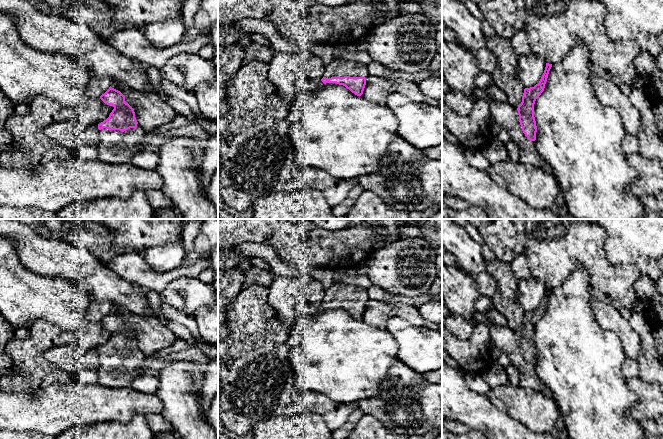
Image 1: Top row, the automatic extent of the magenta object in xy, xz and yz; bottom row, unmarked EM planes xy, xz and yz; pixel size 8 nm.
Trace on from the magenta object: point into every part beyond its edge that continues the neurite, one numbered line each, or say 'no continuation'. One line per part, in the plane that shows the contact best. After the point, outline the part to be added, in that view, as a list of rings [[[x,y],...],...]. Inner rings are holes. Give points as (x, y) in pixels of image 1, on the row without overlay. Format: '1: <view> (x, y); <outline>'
1: xz (338, 291); [[[334,283],[329,288],[324,289],[324,301],[365,301],[368,300],[368,294],[366,289],[344,284],[344,283]]]

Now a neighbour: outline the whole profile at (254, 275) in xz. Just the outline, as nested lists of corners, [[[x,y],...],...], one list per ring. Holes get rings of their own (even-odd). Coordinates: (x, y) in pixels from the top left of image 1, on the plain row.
[[[252,266],[244,271],[244,277],[244,288],[247,288],[253,284],[269,287],[273,279],[273,273],[271,270],[264,270]]]

